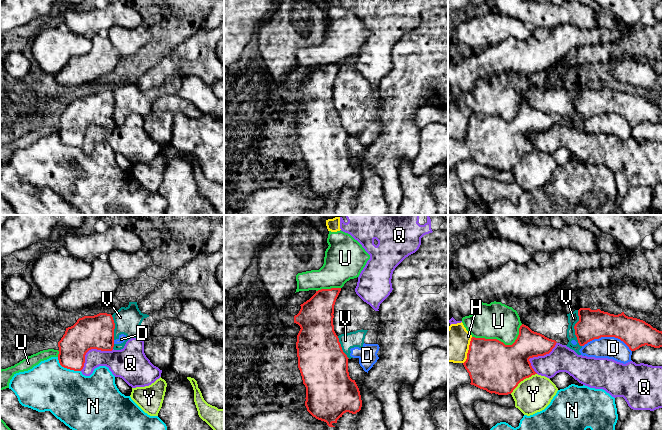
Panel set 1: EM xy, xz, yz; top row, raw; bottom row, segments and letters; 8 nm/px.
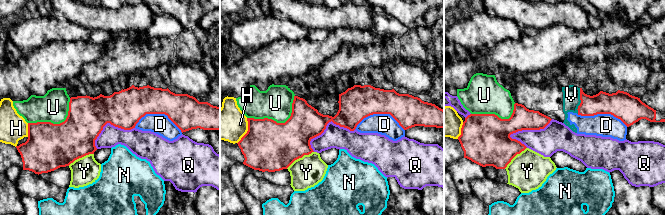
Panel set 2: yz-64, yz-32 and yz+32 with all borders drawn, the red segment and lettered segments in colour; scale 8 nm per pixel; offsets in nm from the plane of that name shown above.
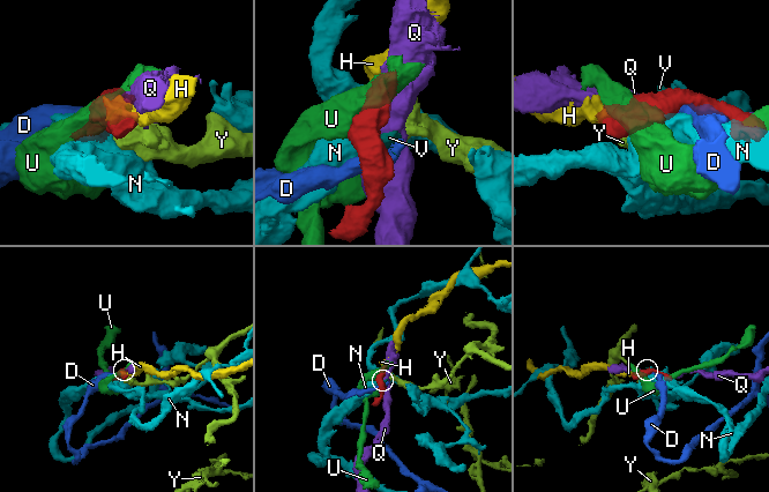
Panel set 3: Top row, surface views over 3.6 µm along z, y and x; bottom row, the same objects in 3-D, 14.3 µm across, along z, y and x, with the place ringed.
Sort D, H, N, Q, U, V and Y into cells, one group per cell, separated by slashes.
D V / H / N / Q / U / Y

